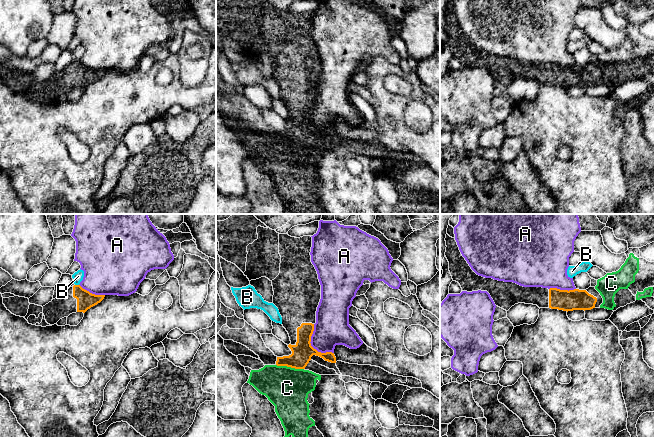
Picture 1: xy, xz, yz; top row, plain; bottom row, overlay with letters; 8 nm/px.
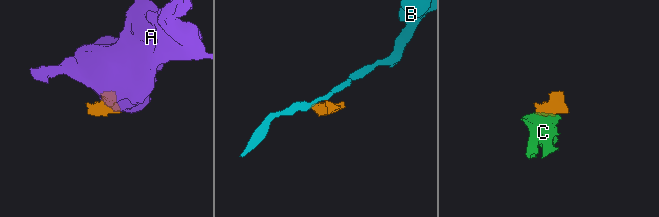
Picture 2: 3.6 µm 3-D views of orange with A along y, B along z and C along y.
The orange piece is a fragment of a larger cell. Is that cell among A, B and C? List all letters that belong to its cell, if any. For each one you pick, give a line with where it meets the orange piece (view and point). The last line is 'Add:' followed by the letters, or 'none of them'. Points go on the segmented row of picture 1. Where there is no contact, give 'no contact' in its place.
C: xz (290, 366)
Add: C

